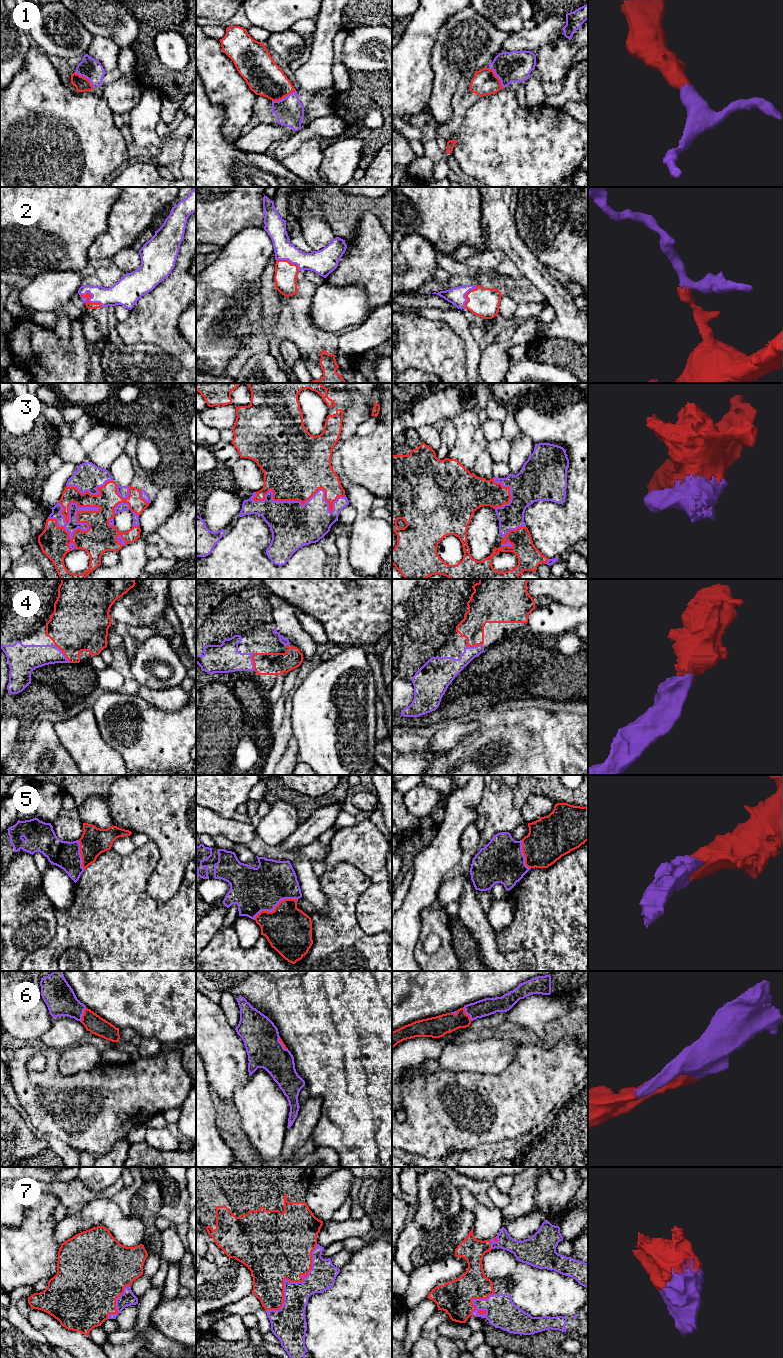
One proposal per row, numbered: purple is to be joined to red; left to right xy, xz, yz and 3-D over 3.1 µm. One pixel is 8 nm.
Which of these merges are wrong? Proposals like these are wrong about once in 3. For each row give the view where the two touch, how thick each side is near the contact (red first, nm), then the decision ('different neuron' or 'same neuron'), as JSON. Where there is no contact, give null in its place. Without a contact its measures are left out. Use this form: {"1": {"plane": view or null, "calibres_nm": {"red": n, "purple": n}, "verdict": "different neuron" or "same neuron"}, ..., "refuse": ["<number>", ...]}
{"1": {"plane": "xz", "calibres_nm": {"red": 300, "purple": 220}, "verdict": "same neuron"}, "2": {"plane": "xy", "calibres_nm": {"red": 50, "purple": 180}, "verdict": "same neuron"}, "3": {"plane": "xy", "calibres_nm": {"red": 240, "purple": 90}, "verdict": "same neuron"}, "4": {"plane": "xy", "calibres_nm": {"red": 420, "purple": 190}, "verdict": "same neuron"}, "5": {"plane": "xz", "calibres_nm": {"red": 380, "purple": 360}, "verdict": "same neuron"}, "6": {"plane": "yz", "calibres_nm": {"red": 170, "purple": 140}, "verdict": "same neuron"}, "7": {"plane": "xz", "calibres_nm": {"red": 460, "purple": 220}, "verdict": "same neuron"}, "refuse": []}

